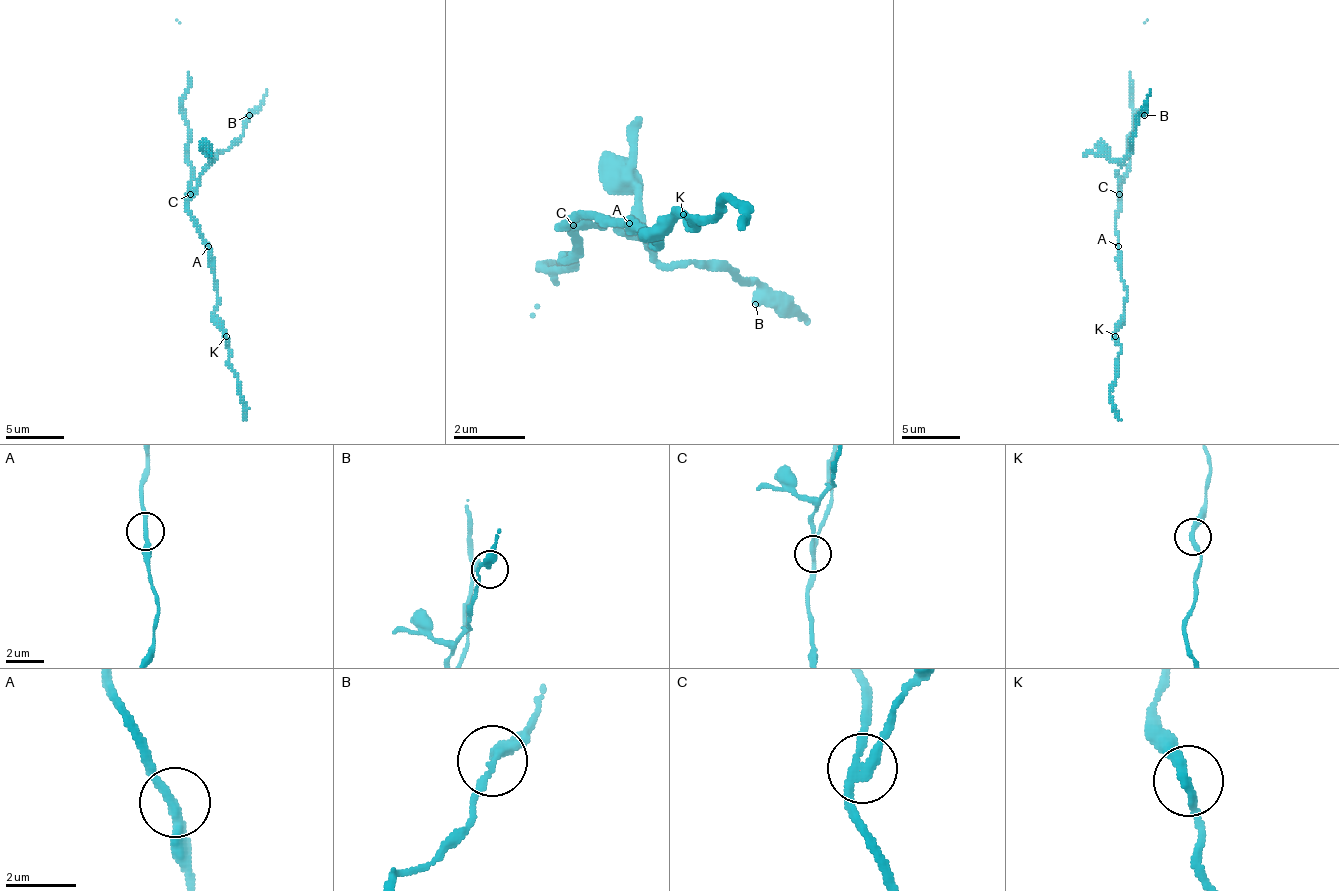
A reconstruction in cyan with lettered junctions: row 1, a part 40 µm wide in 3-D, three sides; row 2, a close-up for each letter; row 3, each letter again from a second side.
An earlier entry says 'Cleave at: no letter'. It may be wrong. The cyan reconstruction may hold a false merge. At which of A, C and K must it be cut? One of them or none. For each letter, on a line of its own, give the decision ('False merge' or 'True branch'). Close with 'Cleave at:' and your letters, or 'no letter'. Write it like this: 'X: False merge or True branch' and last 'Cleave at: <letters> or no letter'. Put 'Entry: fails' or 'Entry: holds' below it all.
A: True branch
C: False merge
K: True branch
Cleave at: C
Entry: fails

